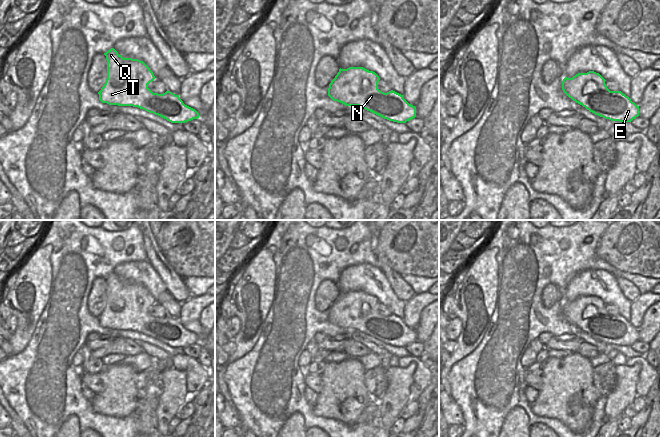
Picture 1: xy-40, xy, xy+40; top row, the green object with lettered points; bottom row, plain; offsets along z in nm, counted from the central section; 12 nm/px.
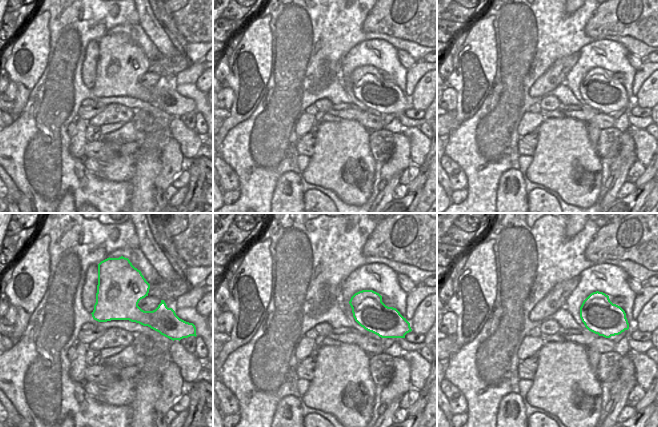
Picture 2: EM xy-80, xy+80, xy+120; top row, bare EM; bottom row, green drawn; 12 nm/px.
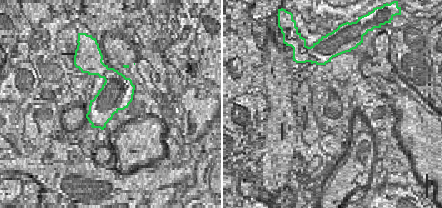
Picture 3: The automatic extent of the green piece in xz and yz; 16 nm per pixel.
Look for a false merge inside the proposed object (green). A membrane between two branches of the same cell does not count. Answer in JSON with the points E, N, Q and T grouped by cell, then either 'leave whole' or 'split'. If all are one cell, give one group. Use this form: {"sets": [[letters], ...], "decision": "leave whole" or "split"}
{"sets": [["E", "N", "Q", "T"]], "decision": "leave whole"}

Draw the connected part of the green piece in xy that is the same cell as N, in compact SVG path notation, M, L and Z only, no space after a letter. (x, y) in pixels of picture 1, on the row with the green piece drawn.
M363 67L339 69L328 88L328 96L346 106L359 106L384 119L397 123L406 123L416 117L416 107L409 104L403 95L391 90L384 93L378 89L379 76Z

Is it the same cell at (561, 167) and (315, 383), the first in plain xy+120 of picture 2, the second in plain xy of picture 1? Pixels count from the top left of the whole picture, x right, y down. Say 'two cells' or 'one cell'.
two cells

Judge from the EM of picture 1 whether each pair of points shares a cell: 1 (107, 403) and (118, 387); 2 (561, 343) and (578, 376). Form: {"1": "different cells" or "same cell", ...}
{"1": "same cell", "2": "different cells"}

